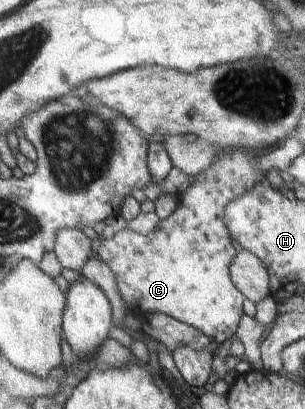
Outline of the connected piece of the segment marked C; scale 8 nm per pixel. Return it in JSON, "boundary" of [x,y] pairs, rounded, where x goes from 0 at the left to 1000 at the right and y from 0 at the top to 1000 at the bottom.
{"boundary":[[[708,364],[692,406],[682,406],[672,421],[662,421],[636,433],[636,443],[610,460],[603,469],[587,474],[587,509],[574,511],[574,518],[561,523],[554,533],[525,538],[521,548],[511,553],[511,560],[495,567],[489,577],[469,577],[469,572],[456,572],[456,567],[436,565],[433,560],[407,557],[387,565],[367,582],[338,587],[321,609],[321,621],[377,667],[403,729],[416,748],[433,751],[433,760],[446,773],[456,775],[462,770],[515,760],[551,768],[593,787],[636,797],[646,807],[662,807],[711,844],[738,836],[738,831],[751,831],[751,826],[764,822],[780,787],[787,785],[790,770],[797,768],[797,760],[790,760],[790,741],[800,729],[754,680],[751,650],[774,616],[757,599],[757,572],[748,570],[748,557],[734,550],[734,511],[754,491],[767,484],[790,482],[797,472],[810,472],[869,430],[869,421],[856,418],[836,403],[839,394],[846,394],[846,386],[833,384],[810,364]]]}

